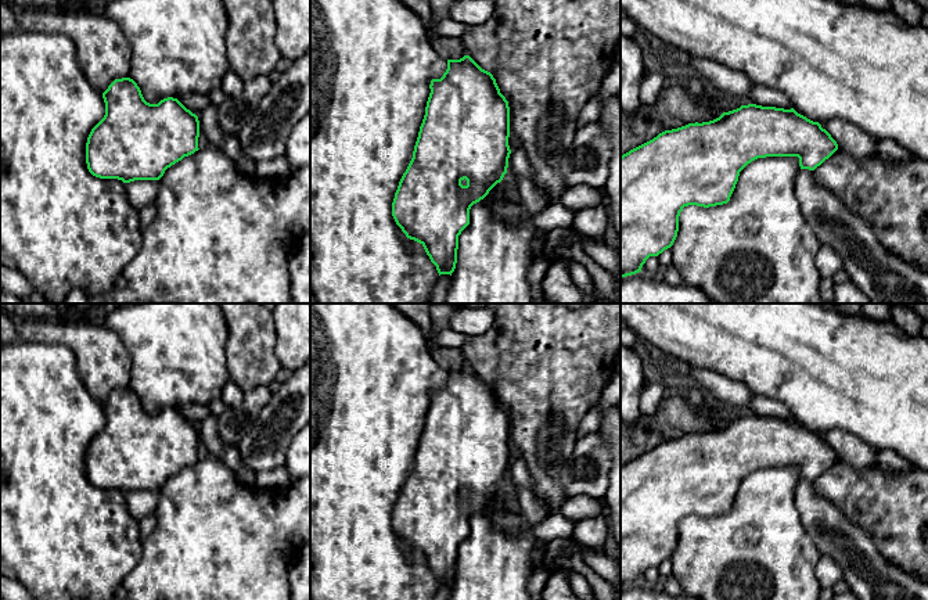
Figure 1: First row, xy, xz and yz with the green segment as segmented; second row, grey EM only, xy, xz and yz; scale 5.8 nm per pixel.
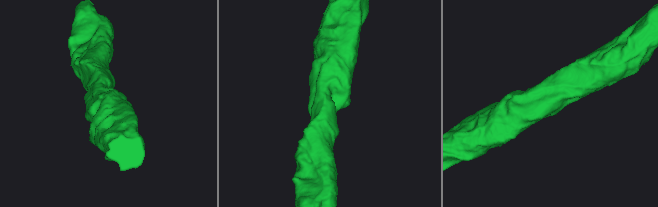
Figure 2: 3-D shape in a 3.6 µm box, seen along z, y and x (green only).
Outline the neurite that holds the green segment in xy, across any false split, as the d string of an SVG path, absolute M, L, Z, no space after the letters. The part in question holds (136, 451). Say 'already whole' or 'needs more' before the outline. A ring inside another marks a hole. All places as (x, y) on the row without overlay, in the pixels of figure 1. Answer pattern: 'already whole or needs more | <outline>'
already whole | M130 388L115 389L102 409L105 425L91 439L86 453L86 474L93 486L123 493L159 491L168 478L199 460L198 427L177 409L168 407L150 414Z

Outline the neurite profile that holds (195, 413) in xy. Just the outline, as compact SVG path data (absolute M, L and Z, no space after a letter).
M186 405L177 410L197 427L211 414L206 405Z

